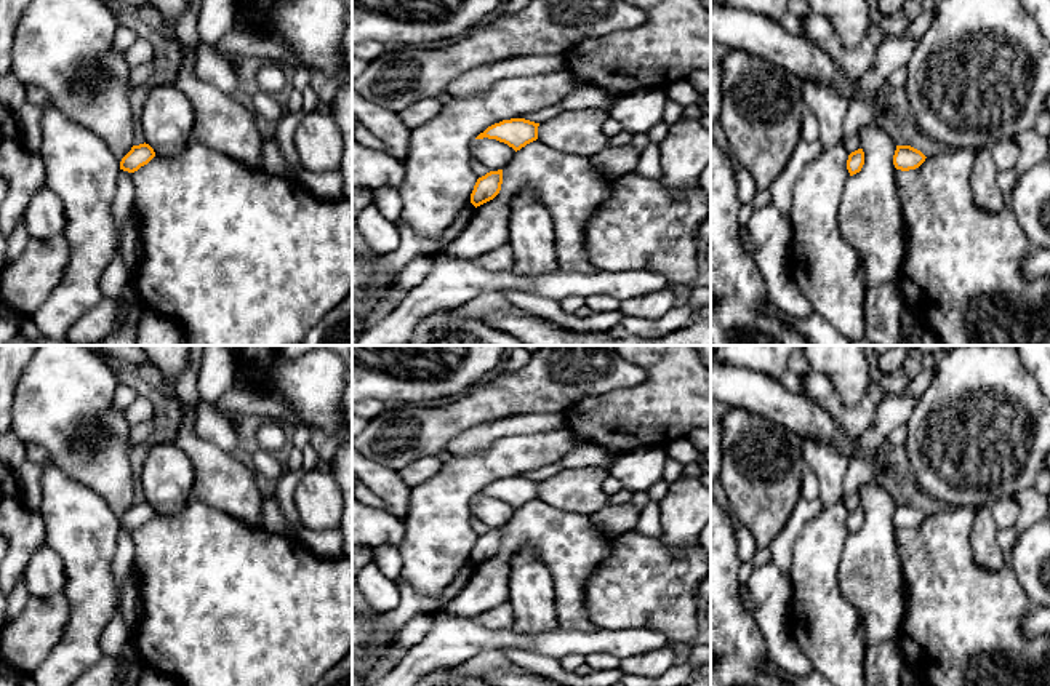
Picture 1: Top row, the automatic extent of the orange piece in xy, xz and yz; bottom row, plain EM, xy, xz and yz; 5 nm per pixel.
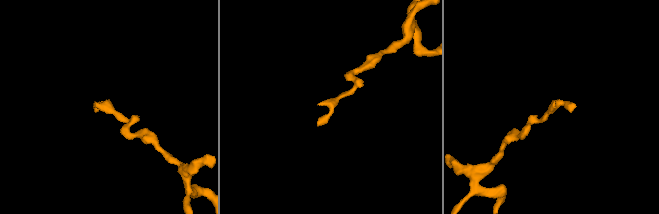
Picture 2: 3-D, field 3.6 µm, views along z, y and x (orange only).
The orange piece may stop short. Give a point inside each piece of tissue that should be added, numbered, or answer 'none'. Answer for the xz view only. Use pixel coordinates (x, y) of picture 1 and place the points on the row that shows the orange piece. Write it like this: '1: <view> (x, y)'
1: xz (477, 167)

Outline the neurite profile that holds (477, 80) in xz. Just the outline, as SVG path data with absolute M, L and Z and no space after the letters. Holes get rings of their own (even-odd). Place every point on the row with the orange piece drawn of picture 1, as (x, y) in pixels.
M563 54L517 56L464 72L448 85L447 93L451 98L467 98L485 93L503 78L544 75L563 67Z

